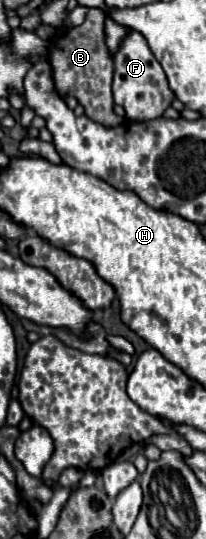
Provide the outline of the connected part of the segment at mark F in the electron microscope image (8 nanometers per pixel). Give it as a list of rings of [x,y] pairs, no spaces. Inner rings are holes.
[[[130,31],[128,37],[122,41],[118,53],[114,55],[112,93],[114,93],[114,103],[124,107],[126,117],[130,121],[150,121],[150,119],[162,117],[164,111],[176,99],[174,91],[168,85],[162,65],[156,61],[146,39],[138,31]]]

